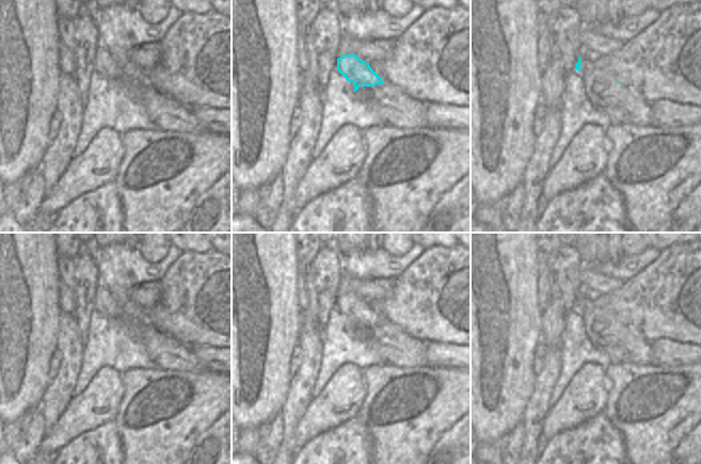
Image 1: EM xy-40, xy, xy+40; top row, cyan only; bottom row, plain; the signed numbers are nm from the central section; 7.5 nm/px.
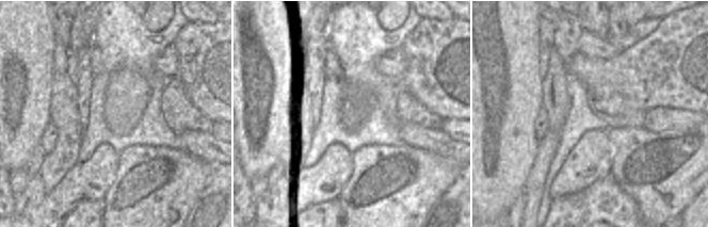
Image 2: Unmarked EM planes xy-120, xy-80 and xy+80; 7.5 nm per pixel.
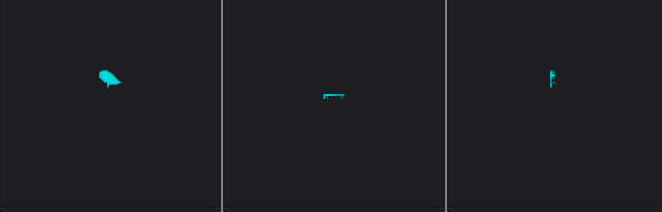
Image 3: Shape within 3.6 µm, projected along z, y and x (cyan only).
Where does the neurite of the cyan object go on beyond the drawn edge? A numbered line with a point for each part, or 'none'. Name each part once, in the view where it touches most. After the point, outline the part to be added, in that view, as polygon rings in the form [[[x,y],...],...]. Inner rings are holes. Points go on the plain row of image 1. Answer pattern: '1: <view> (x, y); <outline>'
1: xy (394, 346); [[[389,321],[360,325],[354,335],[364,340],[384,364],[398,368],[427,366],[427,342],[413,338]]]

